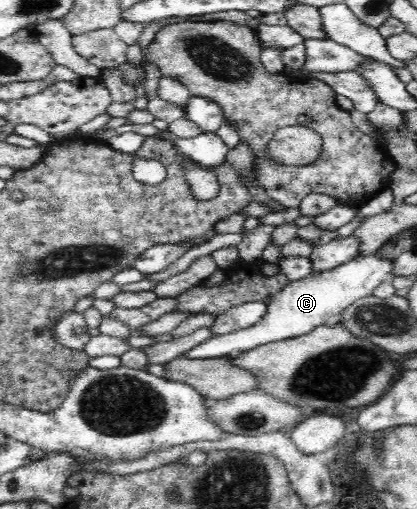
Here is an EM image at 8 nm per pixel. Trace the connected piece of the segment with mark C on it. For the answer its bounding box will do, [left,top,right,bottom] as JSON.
[181,254,393,359]

